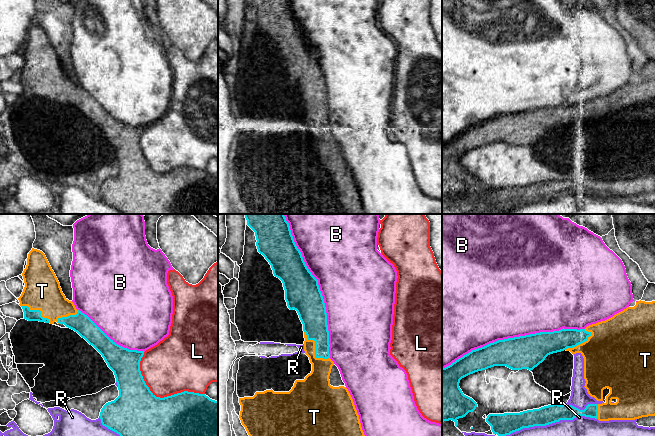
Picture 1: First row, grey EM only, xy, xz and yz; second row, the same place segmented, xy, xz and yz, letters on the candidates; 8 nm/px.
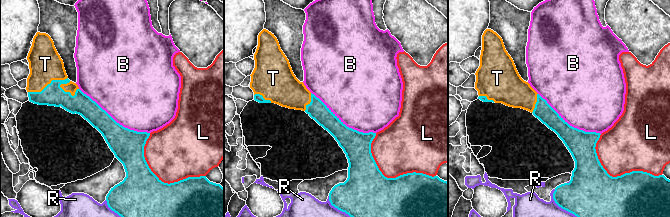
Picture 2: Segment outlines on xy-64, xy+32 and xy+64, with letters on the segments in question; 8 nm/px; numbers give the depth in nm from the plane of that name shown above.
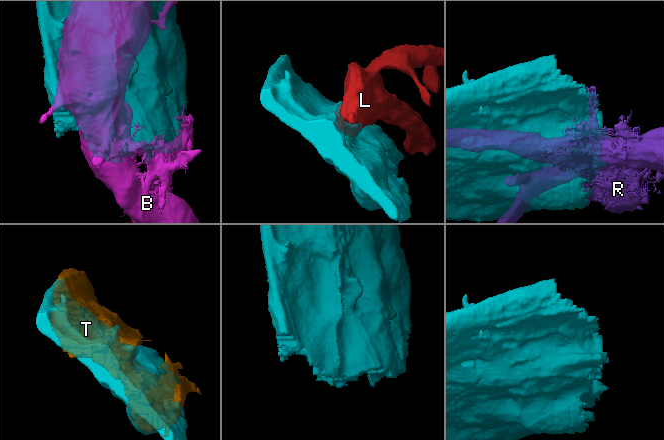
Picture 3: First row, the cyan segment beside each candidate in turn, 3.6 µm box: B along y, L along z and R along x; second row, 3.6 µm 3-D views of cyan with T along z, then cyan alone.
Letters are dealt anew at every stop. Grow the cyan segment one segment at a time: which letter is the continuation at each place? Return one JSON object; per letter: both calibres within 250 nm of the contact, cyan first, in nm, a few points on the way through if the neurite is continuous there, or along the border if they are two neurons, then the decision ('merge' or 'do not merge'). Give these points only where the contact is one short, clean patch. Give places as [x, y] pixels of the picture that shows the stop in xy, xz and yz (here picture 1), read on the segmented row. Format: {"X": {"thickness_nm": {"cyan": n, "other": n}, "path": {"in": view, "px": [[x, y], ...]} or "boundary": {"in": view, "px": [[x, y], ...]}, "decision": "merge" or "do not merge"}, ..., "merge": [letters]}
{"B": {"thickness_nm": {"cyan": 280, "other": 500}, "decision": "do not merge"}, "L": {"thickness_nm": {"cyan": 380, "other": 420}, "decision": "do not merge"}, "R": {"thickness_nm": {"cyan": 140, "other": 150}, "decision": "do not merge"}, "T": {"thickness_nm": {"cyan": 200, "other": 180}, "decision": "merge"}, "merge": ["T"]}

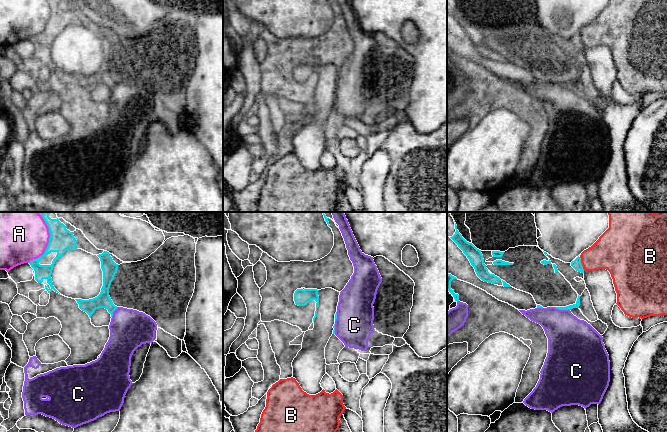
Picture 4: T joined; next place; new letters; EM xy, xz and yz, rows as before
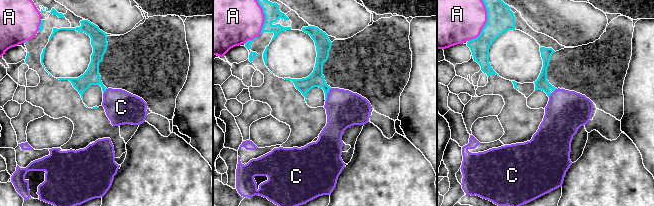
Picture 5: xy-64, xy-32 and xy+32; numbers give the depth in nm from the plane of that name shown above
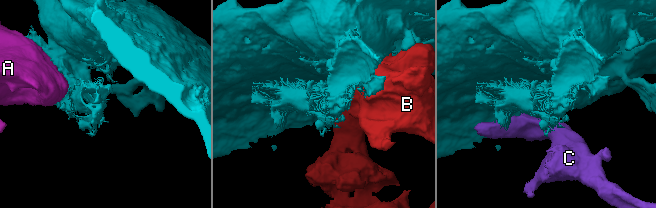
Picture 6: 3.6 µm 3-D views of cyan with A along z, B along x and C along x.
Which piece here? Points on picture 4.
{"A": {"thickness_nm": {"cyan": 190, "other": 400}, "decision": "do not merge"}, "B": {"thickness_nm": {"cyan": 80, "other": 280}, "decision": "do not merge"}, "C": {"thickness_nm": {"cyan": 40, "other": 360}, "boundary": {"in": "yz", "px": [[554, 307], [569, 310]]}, "decision": "do not merge"}, "merge": []}

